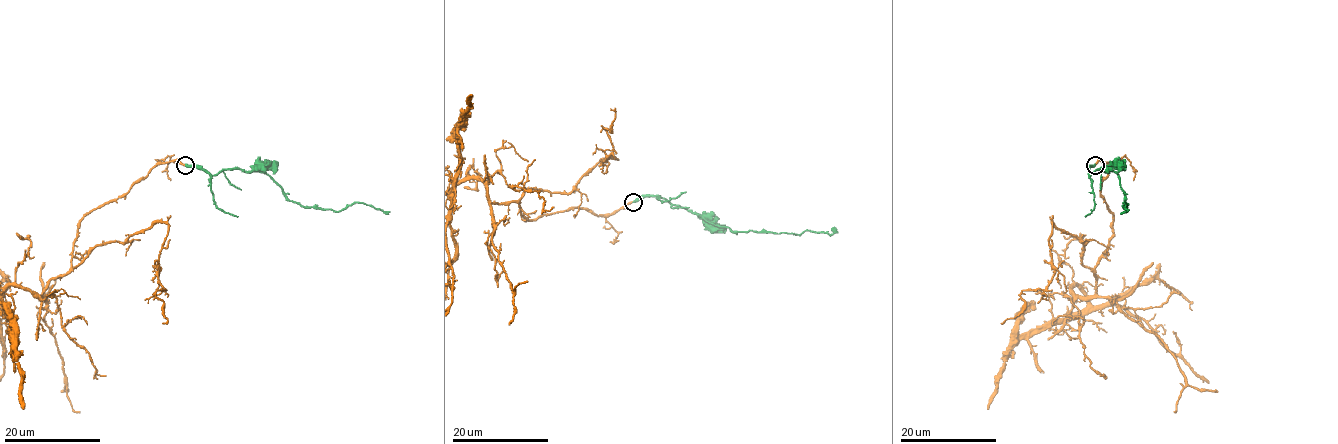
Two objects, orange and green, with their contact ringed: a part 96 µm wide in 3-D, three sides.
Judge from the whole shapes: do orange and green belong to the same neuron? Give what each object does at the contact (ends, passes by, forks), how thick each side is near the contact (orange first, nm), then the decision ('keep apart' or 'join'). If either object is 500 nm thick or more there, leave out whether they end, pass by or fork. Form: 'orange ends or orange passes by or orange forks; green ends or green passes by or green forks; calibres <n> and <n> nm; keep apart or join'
orange ends; green ends; calibres 240 and 320 nm; join

